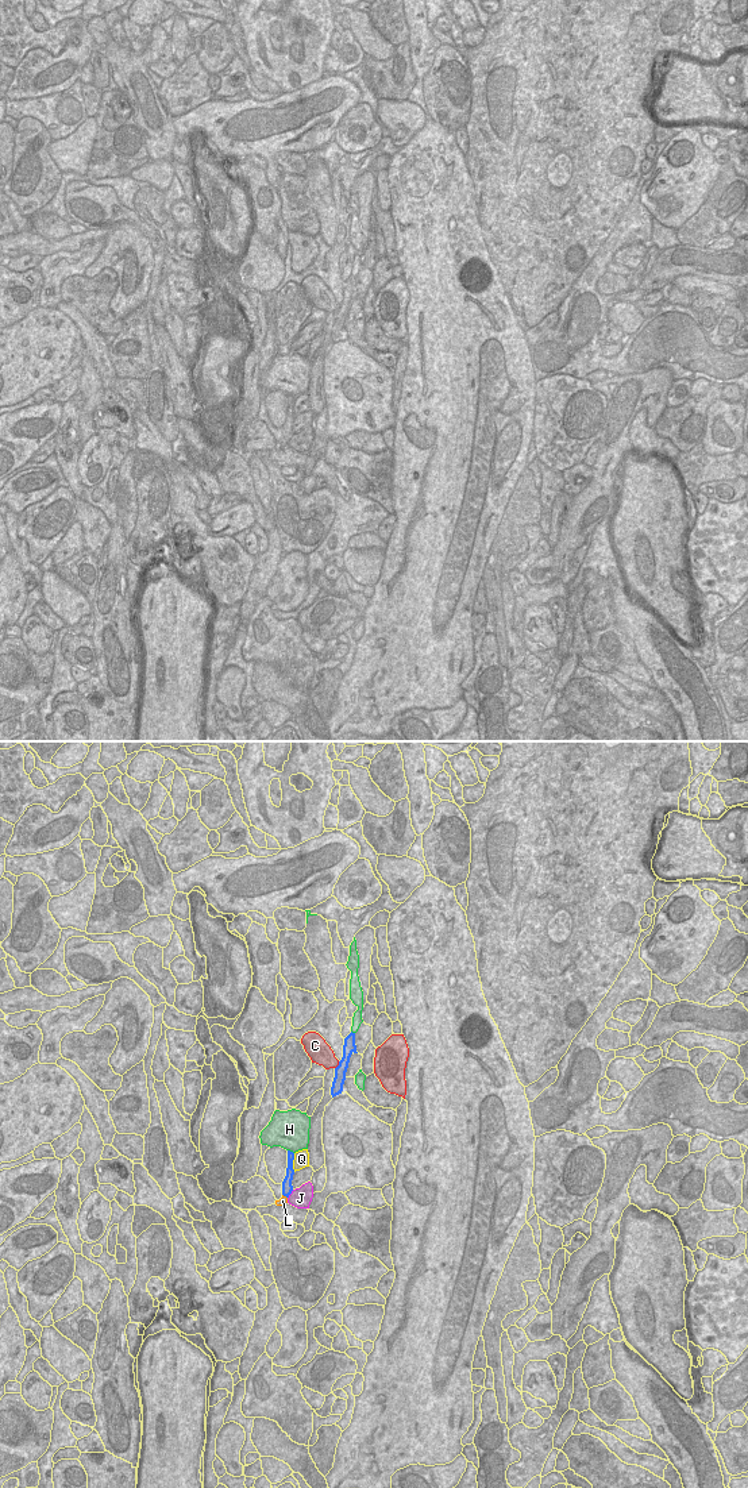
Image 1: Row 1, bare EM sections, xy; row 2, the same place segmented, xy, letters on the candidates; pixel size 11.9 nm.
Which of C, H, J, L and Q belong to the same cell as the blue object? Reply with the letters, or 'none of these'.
L

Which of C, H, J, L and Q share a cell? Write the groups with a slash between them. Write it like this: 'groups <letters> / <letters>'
groups C / H / J / L / Q

